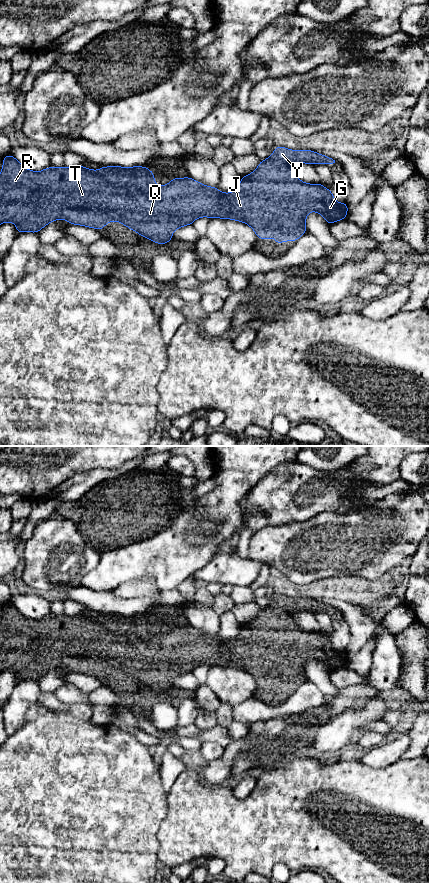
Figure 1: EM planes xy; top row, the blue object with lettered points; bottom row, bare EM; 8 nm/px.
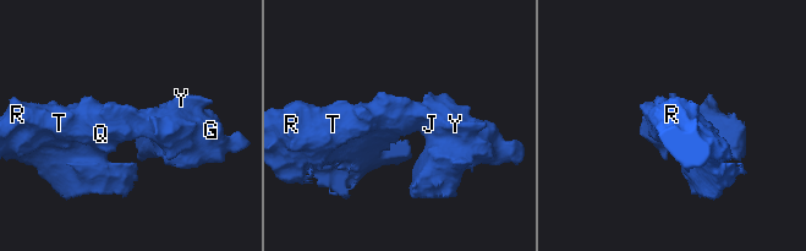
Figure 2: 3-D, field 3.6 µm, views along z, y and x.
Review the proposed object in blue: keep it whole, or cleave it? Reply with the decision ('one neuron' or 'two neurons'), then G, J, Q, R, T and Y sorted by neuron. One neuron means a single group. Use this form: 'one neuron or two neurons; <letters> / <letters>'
one neuron; G J Q R T Y

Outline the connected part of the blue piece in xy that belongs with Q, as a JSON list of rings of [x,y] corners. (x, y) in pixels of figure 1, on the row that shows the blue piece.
[[[276,146],[273,154],[260,161],[255,171],[241,177],[240,185],[236,191],[221,193],[217,187],[205,186],[190,177],[172,178],[168,185],[157,186],[154,172],[143,166],[131,168],[102,166],[98,171],[84,166],[75,168],[50,166],[36,172],[26,169],[9,154],[3,157],[3,167],[0,173],[0,225],[4,222],[15,223],[19,234],[22,232],[38,233],[44,226],[57,219],[65,219],[70,224],[97,230],[102,230],[111,221],[118,221],[144,238],[164,245],[172,240],[172,233],[177,228],[192,225],[199,217],[209,217],[244,222],[256,232],[258,239],[271,239],[275,236],[275,243],[279,245],[283,241],[296,241],[307,232],[306,216],[311,211],[320,213],[329,226],[336,221],[346,219],[349,207],[347,203],[336,202],[331,190],[325,188],[321,183],[302,182],[291,169],[292,163],[326,165],[335,163],[335,160],[313,150],[289,150],[283,146]]]

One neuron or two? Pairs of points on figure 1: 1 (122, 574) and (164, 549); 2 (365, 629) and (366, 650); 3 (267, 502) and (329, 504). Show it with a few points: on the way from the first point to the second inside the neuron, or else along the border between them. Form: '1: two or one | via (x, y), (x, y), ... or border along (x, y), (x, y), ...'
1: one | via (132, 564), (140, 558), (154, 555)
2: two | border along (368, 639), (356, 652), (349, 654)
3: one | via (282, 502), (314, 502)

